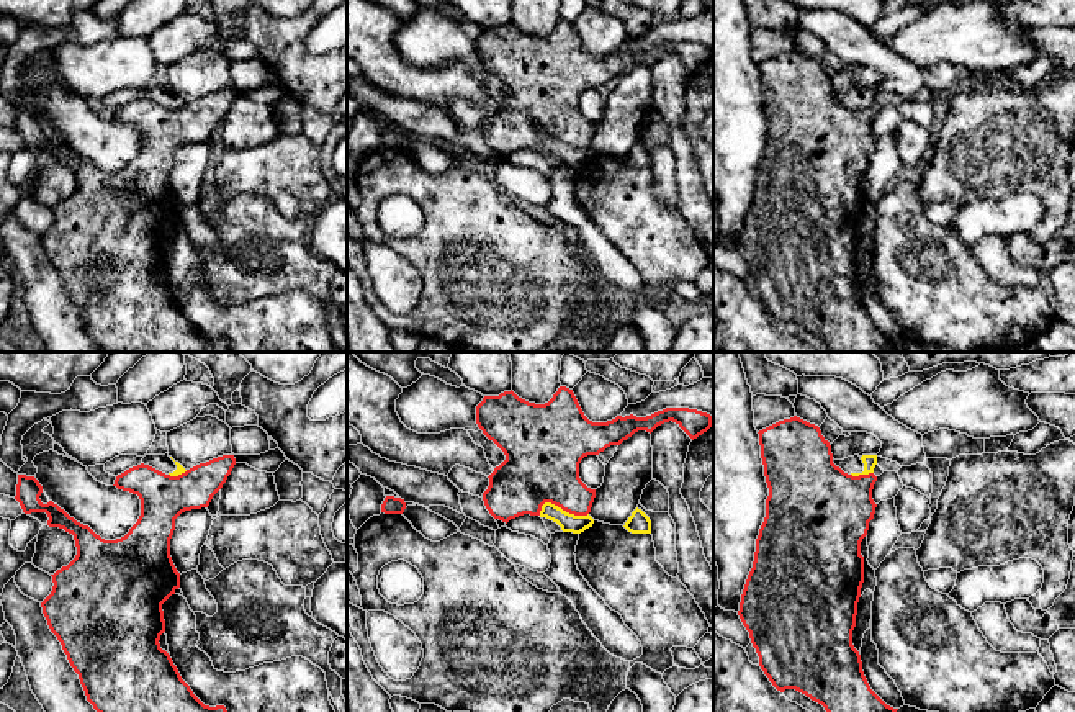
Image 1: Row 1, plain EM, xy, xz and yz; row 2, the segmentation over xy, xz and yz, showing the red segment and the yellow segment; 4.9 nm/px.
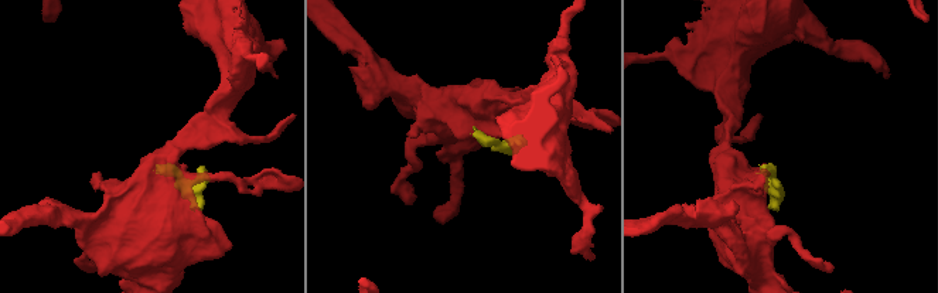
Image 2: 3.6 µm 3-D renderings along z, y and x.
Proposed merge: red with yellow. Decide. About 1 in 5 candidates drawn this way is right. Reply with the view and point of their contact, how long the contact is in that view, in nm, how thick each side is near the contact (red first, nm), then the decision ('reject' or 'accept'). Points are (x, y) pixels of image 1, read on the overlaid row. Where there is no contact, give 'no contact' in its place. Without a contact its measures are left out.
xz (563, 509) | 240 nm | 360/90 nm | reject

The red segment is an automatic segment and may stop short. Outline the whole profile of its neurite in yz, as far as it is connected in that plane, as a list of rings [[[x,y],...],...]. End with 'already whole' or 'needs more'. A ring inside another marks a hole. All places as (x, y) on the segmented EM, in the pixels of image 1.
[[[797,416],[779,421],[759,430],[758,434],[769,496],[766,499],[766,517],[756,539],[754,561],[741,594],[738,615],[746,630],[749,632],[751,643],[759,656],[759,666],[777,691],[784,692],[785,689],[795,689],[810,697],[812,701],[821,704],[826,712],[897,712],[898,709],[887,705],[870,689],[862,671],[861,655],[852,645],[857,602],[864,583],[864,557],[861,555],[861,542],[867,535],[869,522],[874,519],[875,514],[877,504],[872,499],[872,489],[877,476],[874,473],[859,476],[844,473],[839,466],[833,463],[831,445],[821,435],[820,427]]]; already whole

